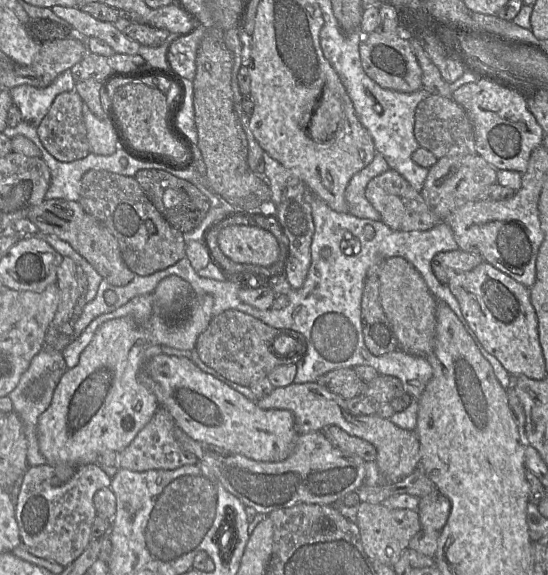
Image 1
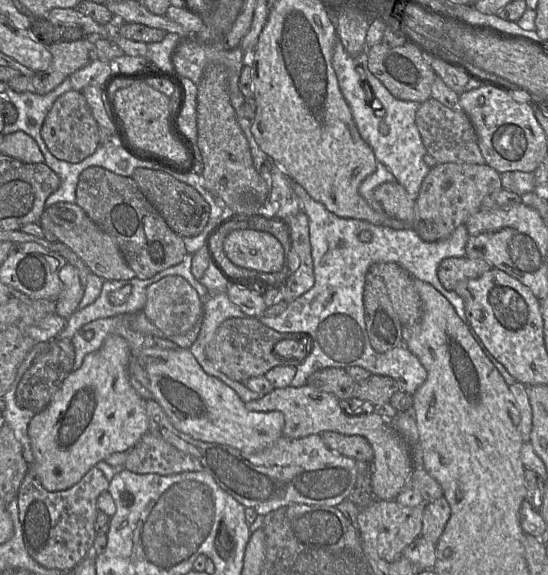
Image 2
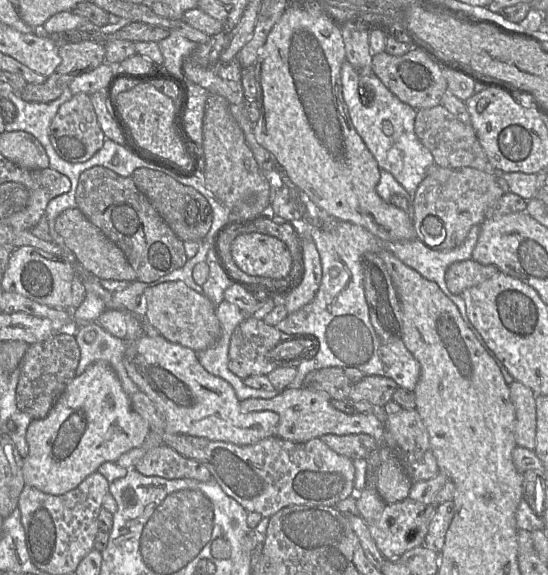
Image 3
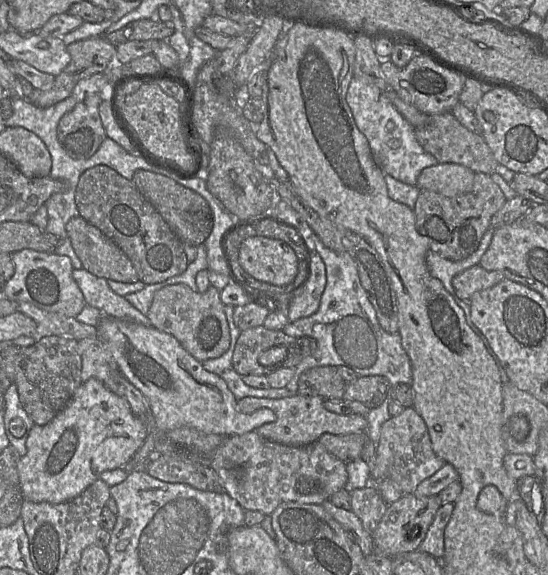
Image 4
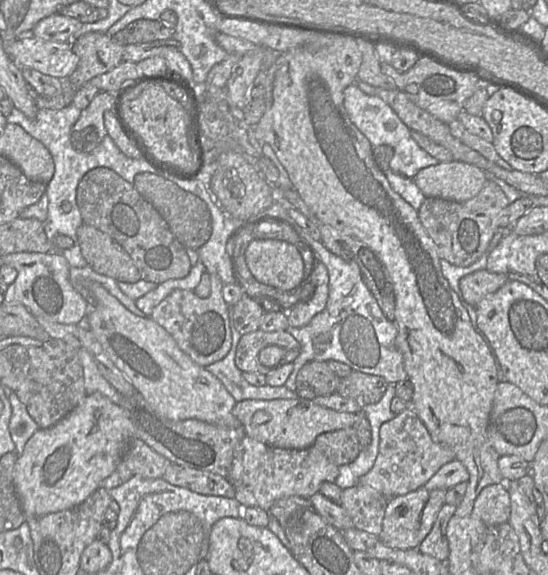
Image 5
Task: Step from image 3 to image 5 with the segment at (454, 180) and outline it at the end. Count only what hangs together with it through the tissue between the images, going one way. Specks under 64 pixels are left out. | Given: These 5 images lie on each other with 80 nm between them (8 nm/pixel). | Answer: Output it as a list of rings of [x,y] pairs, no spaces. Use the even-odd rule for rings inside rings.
[[[488,180],[475,197],[465,202],[426,198],[417,212],[421,224],[436,245],[439,257],[454,266],[468,267],[488,248],[499,229],[500,213],[508,205],[509,201],[501,188]]]

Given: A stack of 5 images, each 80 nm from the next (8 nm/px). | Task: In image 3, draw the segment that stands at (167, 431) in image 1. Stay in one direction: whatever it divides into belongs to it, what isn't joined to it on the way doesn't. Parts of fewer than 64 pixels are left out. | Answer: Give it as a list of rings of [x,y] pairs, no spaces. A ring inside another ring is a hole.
[[[164,444],[150,449],[134,469],[144,476],[158,476],[167,480],[212,480],[210,471],[202,463],[184,457]]]

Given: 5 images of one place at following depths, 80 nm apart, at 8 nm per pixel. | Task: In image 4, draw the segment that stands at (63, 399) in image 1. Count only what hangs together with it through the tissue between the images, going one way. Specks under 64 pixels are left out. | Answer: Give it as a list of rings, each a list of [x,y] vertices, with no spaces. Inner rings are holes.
[[[96,378],[82,382],[66,407],[48,424],[34,424],[29,431],[26,440],[27,453],[18,463],[24,500],[60,504],[76,498],[98,480],[104,471],[125,467],[142,446],[147,435],[148,427],[144,419],[132,412],[124,398],[109,390]]]

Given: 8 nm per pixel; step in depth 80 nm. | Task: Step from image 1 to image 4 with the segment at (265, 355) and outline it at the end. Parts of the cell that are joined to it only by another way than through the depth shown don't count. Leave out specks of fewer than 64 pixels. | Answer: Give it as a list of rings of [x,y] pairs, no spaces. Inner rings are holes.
[[[260,325],[240,332],[232,356],[232,366],[241,376],[267,376],[277,370],[278,364],[289,361],[295,350],[300,355],[300,343],[294,337],[286,335],[283,330],[269,330]],[[273,346],[286,347],[286,359],[272,366],[260,365],[260,353]]]

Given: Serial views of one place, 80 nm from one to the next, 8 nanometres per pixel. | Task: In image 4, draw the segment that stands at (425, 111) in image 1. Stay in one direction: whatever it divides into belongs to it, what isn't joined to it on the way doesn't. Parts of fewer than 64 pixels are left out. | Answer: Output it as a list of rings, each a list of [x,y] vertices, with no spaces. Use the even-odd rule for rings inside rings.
[[[451,112],[429,115],[427,123],[415,129],[415,137],[420,146],[433,155],[438,163],[460,164],[475,173],[487,175],[494,174],[498,167],[504,167],[497,162],[483,137],[465,128]]]

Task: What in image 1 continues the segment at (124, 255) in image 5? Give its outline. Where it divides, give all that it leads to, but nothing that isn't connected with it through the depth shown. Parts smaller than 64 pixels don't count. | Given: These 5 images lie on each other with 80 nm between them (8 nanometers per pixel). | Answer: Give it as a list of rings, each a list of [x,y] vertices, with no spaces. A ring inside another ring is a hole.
[[[45,199],[30,210],[27,218],[37,226],[41,235],[52,235],[69,243],[111,285],[125,286],[133,280],[135,273],[123,260],[117,239],[97,219],[86,213],[79,202]]]

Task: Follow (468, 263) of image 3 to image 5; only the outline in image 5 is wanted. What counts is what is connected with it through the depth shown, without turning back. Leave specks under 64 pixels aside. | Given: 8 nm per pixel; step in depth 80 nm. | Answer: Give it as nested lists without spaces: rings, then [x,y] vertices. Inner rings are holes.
[[[485,269],[462,277],[459,287],[465,301],[475,308],[483,298],[496,292],[507,281],[508,278],[505,275],[491,273]]]

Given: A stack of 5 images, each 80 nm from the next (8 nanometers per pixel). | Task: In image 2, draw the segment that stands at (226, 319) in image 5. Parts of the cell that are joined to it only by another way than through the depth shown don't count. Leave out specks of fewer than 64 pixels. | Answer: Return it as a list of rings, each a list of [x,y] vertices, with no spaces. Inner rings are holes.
[[[170,275],[147,287],[143,314],[164,334],[165,338],[183,335],[191,331],[198,323],[201,329],[203,301],[185,278]]]

